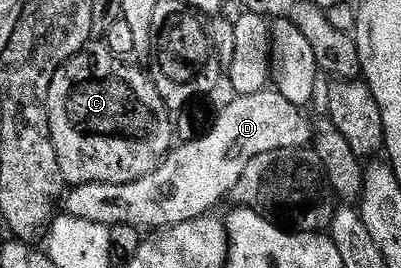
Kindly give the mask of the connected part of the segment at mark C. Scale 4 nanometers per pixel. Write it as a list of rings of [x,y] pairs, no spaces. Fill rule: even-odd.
[[[95,44],[83,50],[77,56],[73,56],[53,76],[53,84],[49,84],[49,96],[47,97],[47,115],[49,116],[49,128],[53,148],[57,148],[57,164],[61,164],[63,181],[68,187],[74,188],[85,184],[129,184],[133,180],[141,180],[141,176],[149,176],[163,159],[171,153],[173,143],[176,141],[176,123],[173,121],[172,111],[168,110],[161,92],[157,92],[154,81],[146,78],[135,66],[130,66],[130,61],[124,60],[120,55],[108,50],[106,45]]]

